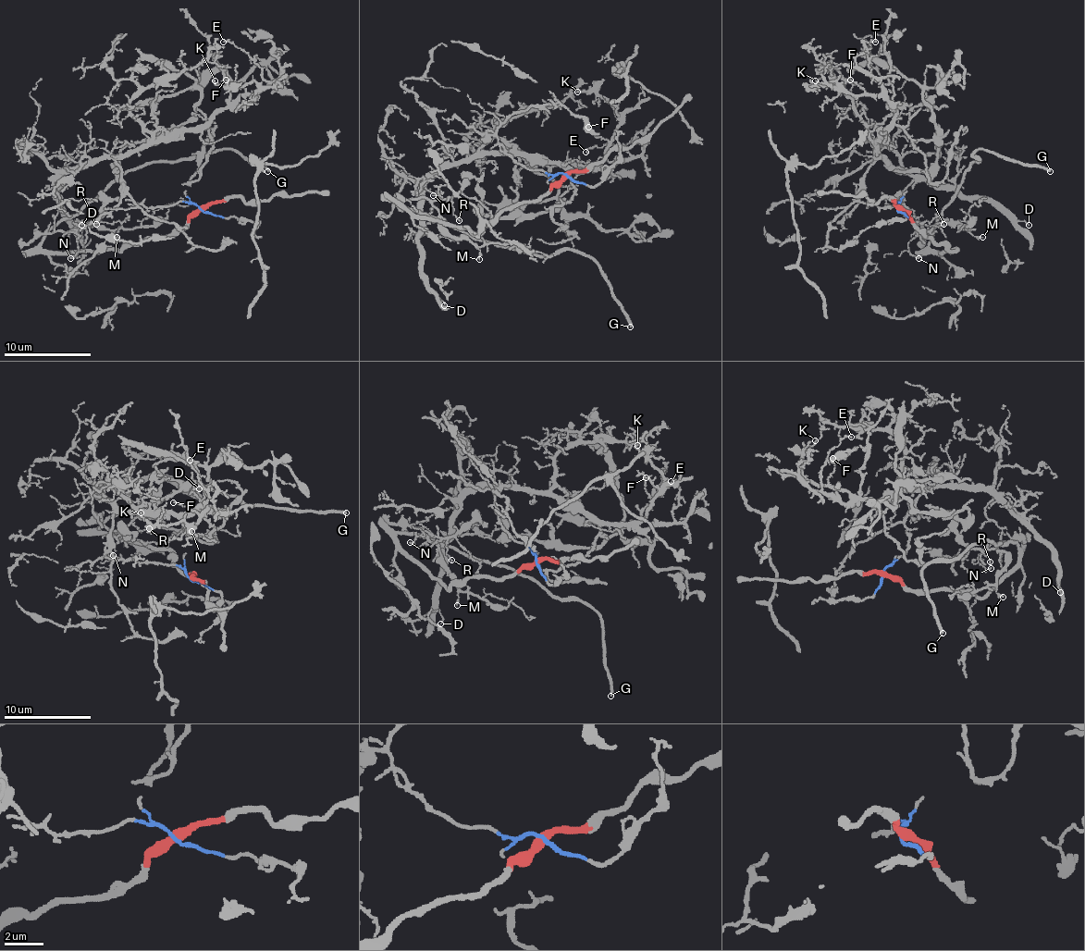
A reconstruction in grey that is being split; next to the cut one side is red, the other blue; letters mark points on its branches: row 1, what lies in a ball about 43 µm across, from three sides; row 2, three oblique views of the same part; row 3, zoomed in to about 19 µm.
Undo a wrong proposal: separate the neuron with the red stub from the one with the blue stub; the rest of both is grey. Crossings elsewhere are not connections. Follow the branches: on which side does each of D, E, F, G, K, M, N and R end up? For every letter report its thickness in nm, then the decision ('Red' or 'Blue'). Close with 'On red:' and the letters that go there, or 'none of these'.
D: Thickness 110 nm. Blue
E: Thickness 150 nm. Blue
F: Thickness 110 nm. Blue
G: Thickness 240 nm. Red
K: Thickness 160 nm. Blue
M: Thickness 140 nm. Red
N: Thickness 130 nm. Red
R: Thickness 110 nm. Red
On red: G, M, N, R

